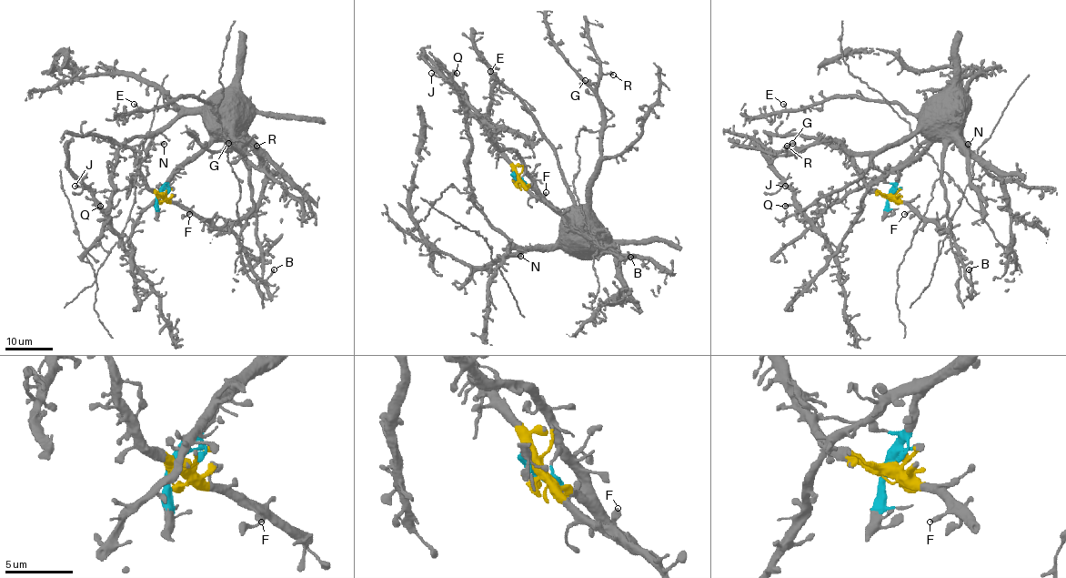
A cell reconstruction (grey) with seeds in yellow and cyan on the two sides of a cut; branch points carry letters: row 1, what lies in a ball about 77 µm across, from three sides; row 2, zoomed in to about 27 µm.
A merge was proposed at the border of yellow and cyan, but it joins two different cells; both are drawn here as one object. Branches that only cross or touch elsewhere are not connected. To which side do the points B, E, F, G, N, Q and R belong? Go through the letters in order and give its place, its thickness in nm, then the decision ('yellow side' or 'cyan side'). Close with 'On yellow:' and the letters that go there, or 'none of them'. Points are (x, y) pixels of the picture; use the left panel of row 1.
B: (274, 269) | 380 nm | yellow side
E: (134, 104) | 200 nm | cyan side
F: (189, 214) | 400 nm | yellow side
G: (228, 143) | 170 nm | cyan side
N: (164, 144) | 380 nm | cyan side
Q: (100, 206) | 440 nm | yellow side
R: (256, 146) | 420 nm | cyan side
On yellow: B, F, Q

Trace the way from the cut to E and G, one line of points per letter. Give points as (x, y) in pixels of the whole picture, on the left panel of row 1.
E: (160, 196), (161, 187), (213, 137), (217, 116), (196, 97), (180, 97), (150, 109), (138, 109), (134, 103)
G: (160, 196), (161, 187), (173, 176), (227, 133), (245, 152), (246, 141), (224, 148), (228, 142)

